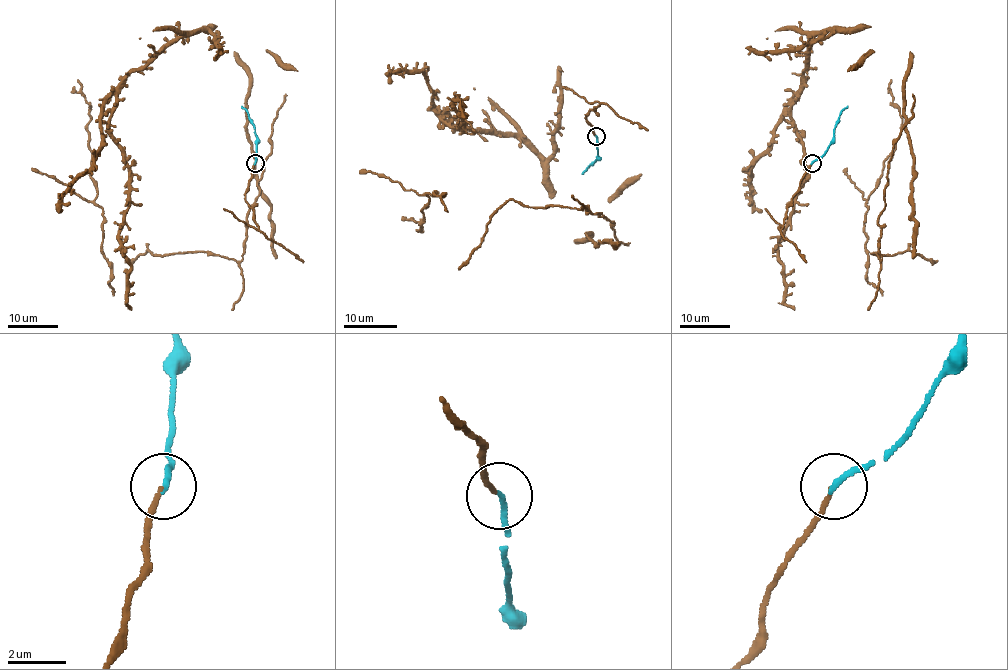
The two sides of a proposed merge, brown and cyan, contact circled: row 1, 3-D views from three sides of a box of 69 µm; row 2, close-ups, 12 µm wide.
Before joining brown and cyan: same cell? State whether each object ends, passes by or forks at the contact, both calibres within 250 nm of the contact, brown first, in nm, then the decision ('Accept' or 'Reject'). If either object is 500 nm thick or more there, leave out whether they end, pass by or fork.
At the ring brown ends. At the ring cyan ends. Thickness 140 nm (brown) against 190 nm. Accept

